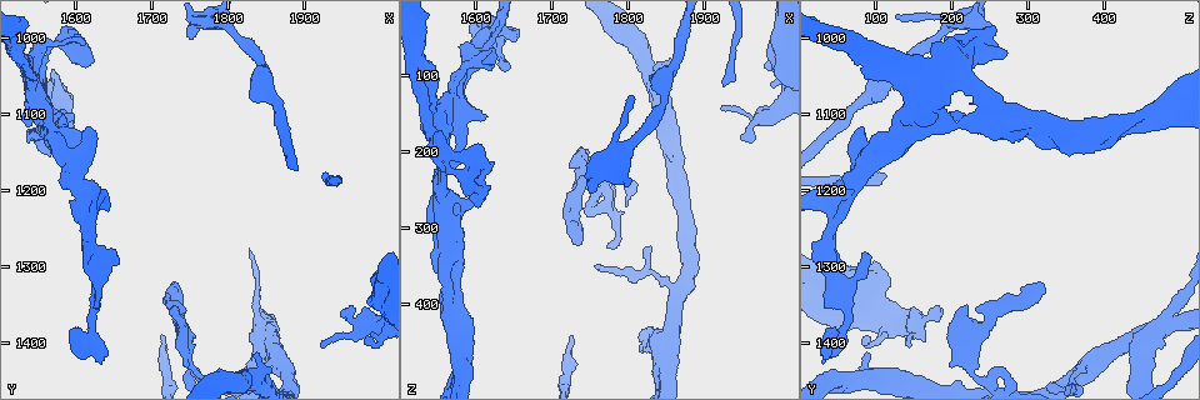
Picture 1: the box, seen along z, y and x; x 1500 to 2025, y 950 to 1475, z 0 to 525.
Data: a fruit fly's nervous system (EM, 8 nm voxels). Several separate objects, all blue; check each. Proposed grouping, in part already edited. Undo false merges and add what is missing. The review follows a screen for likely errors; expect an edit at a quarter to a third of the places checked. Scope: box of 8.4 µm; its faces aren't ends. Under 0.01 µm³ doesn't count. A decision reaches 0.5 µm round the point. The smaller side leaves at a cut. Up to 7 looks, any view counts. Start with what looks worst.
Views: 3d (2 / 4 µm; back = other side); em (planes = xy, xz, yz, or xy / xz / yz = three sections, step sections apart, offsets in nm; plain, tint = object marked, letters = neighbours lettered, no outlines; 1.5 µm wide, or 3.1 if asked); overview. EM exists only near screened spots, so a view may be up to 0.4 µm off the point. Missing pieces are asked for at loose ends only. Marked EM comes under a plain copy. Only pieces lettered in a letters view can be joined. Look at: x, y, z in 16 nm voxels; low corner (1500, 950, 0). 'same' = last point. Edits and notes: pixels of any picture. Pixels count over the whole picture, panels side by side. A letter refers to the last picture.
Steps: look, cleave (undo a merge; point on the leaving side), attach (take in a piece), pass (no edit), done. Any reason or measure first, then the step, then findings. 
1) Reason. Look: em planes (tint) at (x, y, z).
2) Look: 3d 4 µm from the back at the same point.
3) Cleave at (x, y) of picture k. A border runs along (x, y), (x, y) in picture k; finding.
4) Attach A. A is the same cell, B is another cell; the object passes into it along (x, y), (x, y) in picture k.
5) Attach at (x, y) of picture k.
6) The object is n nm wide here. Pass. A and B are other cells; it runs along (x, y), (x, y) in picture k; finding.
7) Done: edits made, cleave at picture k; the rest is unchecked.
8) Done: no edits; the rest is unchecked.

Branch stops here. Look: 3d 2 µm from the back at (1730, 1385, 195).

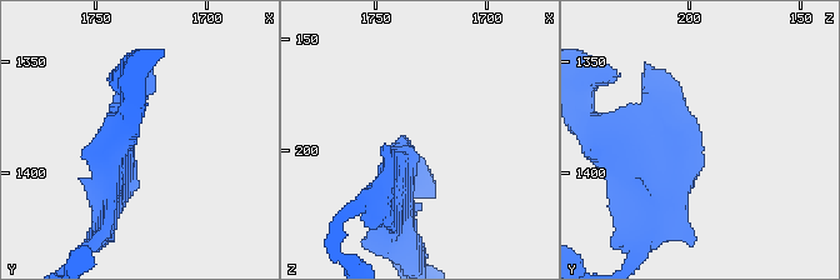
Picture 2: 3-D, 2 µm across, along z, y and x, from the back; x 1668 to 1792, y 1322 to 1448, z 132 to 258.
Look: em planes (tint) at (1736, 1384, 194).

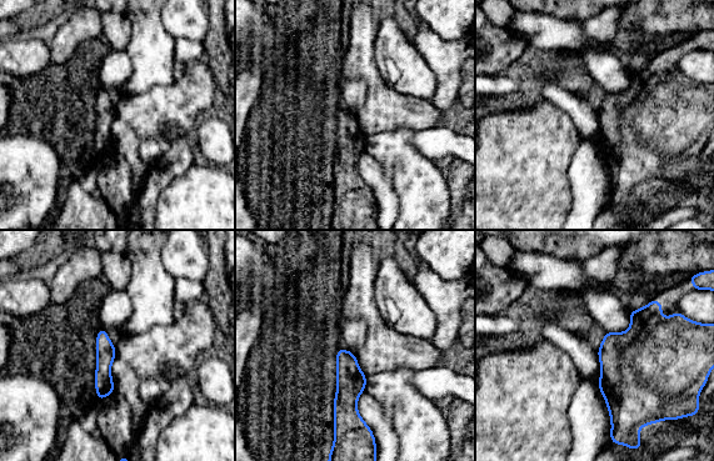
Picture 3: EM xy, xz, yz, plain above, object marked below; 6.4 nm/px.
What lies round it. Look: em planes (letters) at the same point.

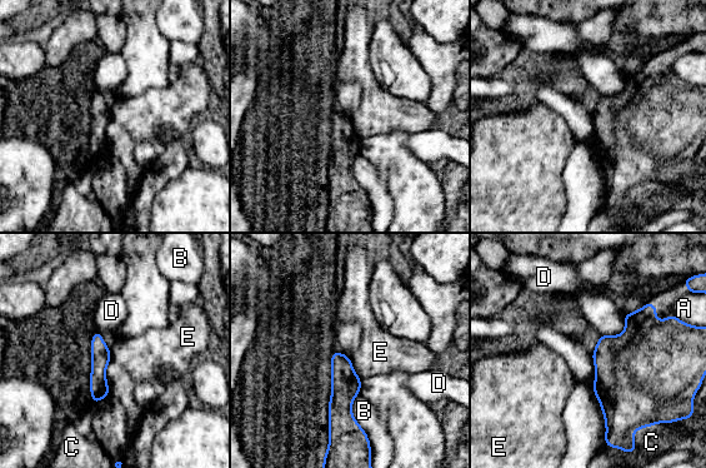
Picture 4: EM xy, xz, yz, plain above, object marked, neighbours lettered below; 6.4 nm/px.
The longest contact is with B, 280 nm. Pass. A, B, C, D and E are other cells; no lettered piece goes on from it.

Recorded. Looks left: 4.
Four-way junction. Look: 3d 2 µm at (1845, 1400, 450).

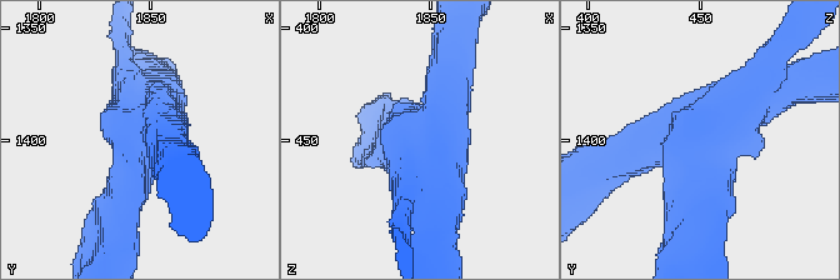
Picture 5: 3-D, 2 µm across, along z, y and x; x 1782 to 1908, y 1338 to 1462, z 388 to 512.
4 arms meet here; now the EM. Look: em planes (letters) at (1847, 1396, 452).

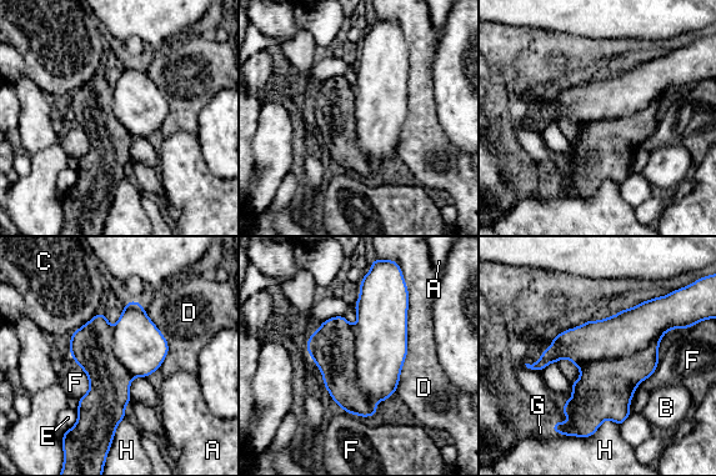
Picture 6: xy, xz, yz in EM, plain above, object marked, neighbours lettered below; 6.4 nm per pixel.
Cleave at (605, 389) of picture 6. A, B, C, D, E, F, G and H are other cells; a border runs along (664, 332), (627, 356), (577, 366) in picture 6; a second neuron is stuck on.

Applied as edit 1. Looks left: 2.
Look: overview.

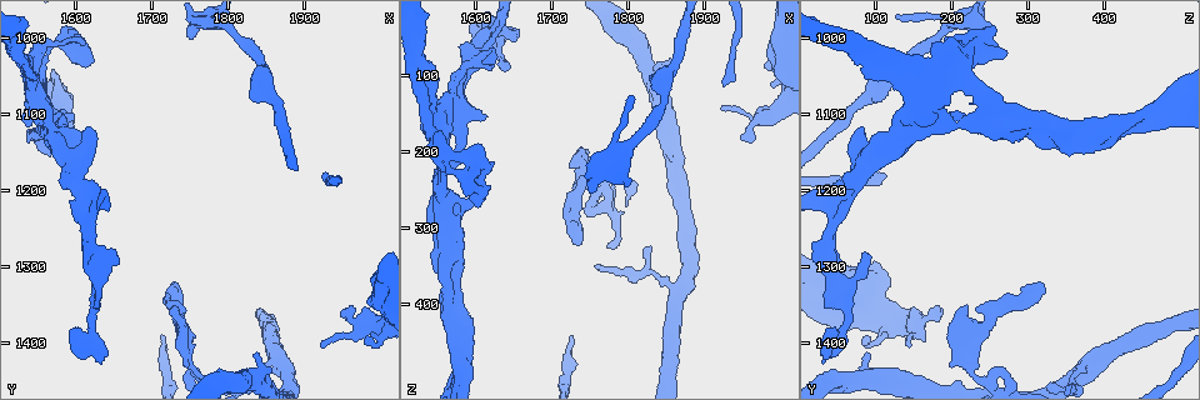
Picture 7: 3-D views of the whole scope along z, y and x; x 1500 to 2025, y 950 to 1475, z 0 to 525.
Thin end. Look: em planes (letters) at (1925, 1405, 140).

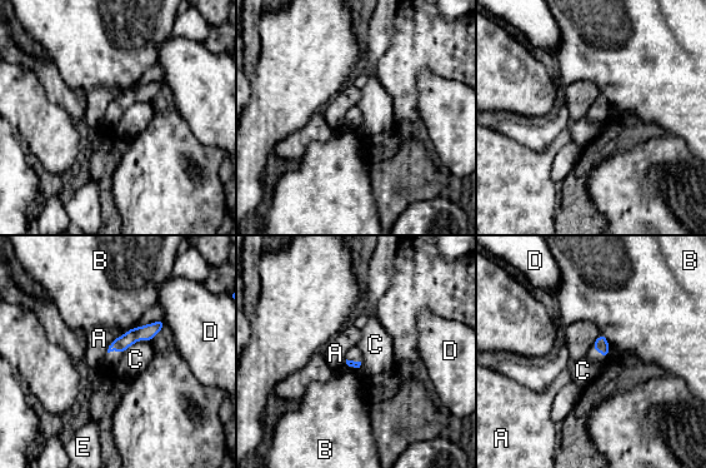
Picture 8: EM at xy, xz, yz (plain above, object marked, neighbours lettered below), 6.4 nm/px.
Attach E. E is the same cell, A, B, C and D are other cells; the neuron continues.

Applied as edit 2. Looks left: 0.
Done: edits made, cleave at picture 6, attach at picture 8; the rest is unchecked.

